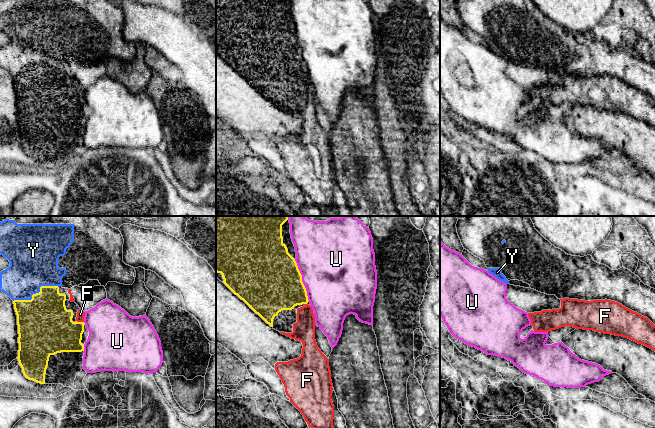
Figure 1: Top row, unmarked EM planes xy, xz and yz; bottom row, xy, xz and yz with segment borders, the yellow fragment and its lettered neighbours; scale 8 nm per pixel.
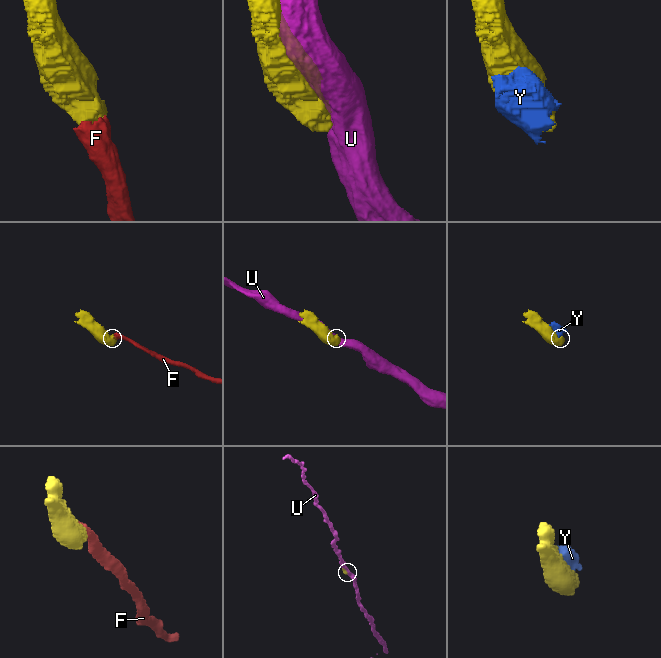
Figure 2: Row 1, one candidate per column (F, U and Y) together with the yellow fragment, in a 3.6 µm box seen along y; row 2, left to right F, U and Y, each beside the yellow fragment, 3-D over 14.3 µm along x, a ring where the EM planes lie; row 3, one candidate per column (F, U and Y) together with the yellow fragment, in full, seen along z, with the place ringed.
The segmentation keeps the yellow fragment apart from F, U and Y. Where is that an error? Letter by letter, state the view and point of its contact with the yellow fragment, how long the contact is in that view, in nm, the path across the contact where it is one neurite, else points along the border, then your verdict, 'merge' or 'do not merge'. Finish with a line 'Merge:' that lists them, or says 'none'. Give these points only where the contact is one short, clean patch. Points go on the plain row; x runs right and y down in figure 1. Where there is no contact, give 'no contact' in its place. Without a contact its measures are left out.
F: xy (80, 98) | 70 nm | across xy (50, 106), (72, 106), (80, 98), (80, 90) | merge
U: xz (301, 56) | 360 nm | do not merge
Y: xy (36, 69) | 380 nm | do not merge
Merge: F

